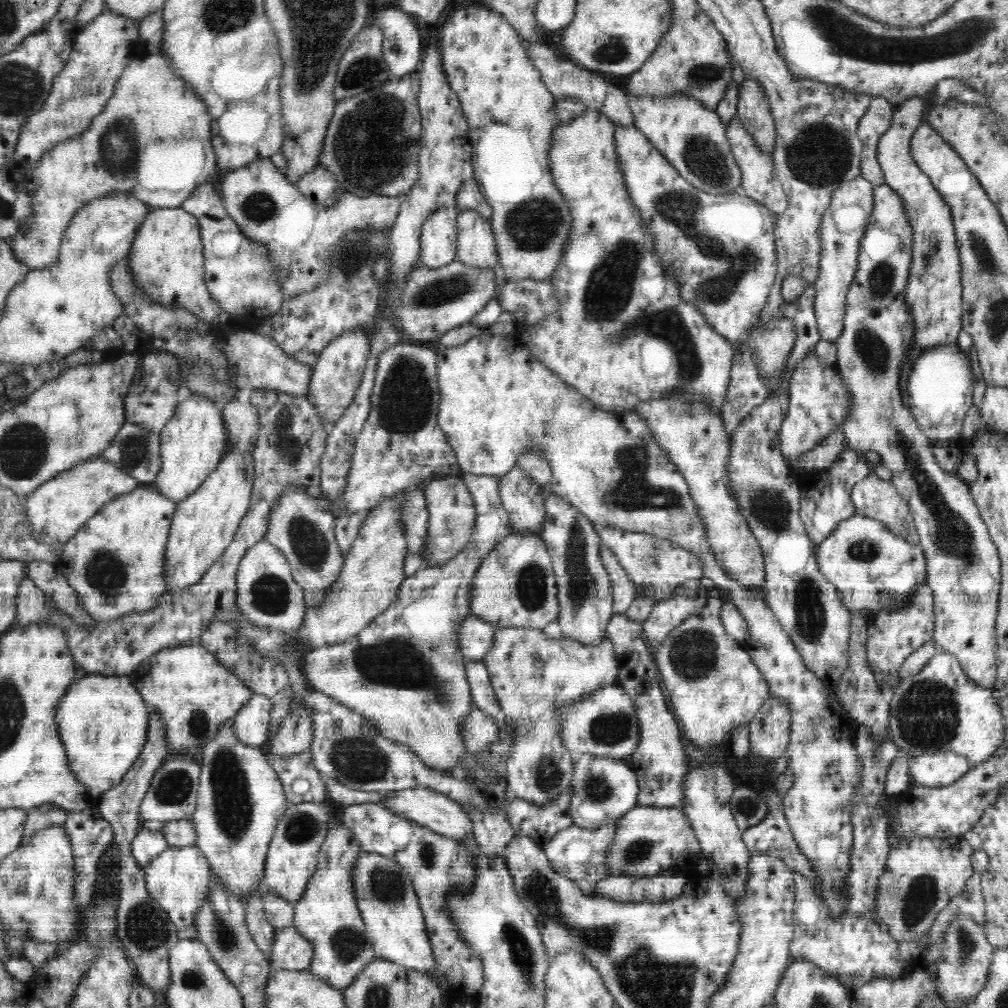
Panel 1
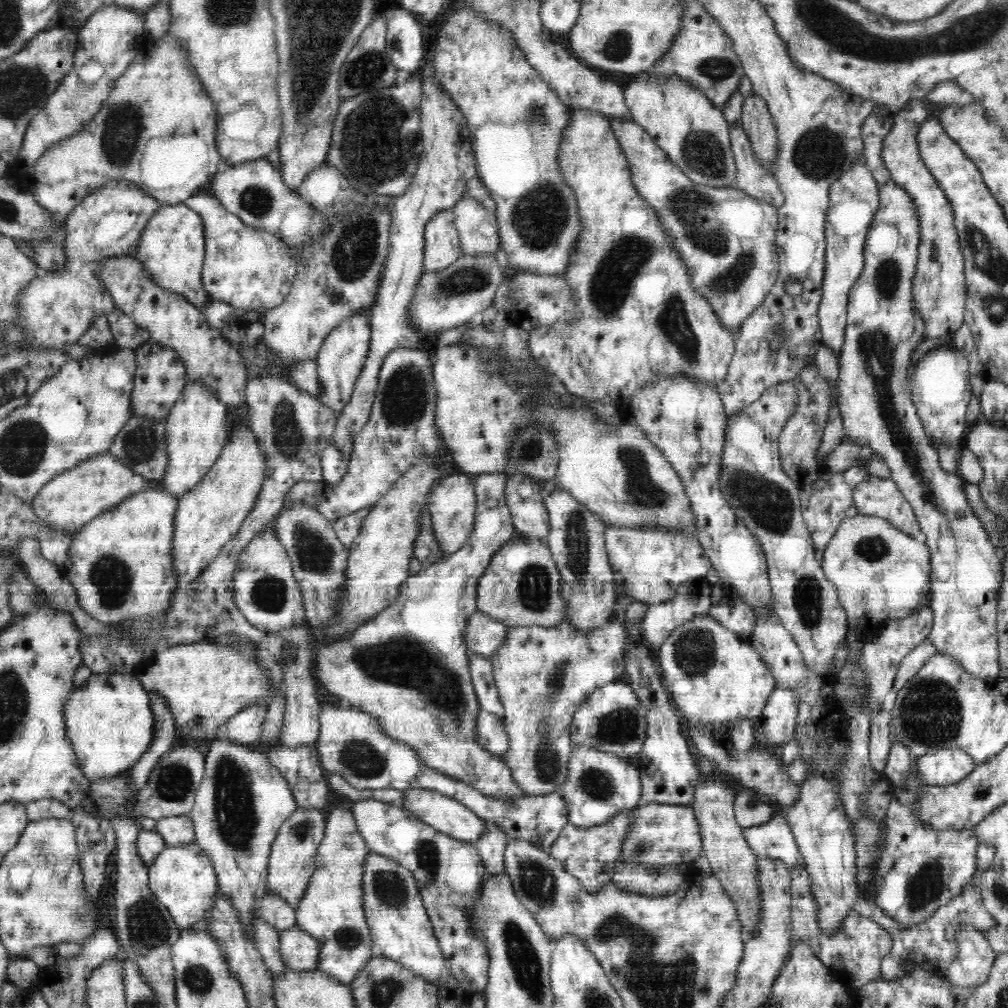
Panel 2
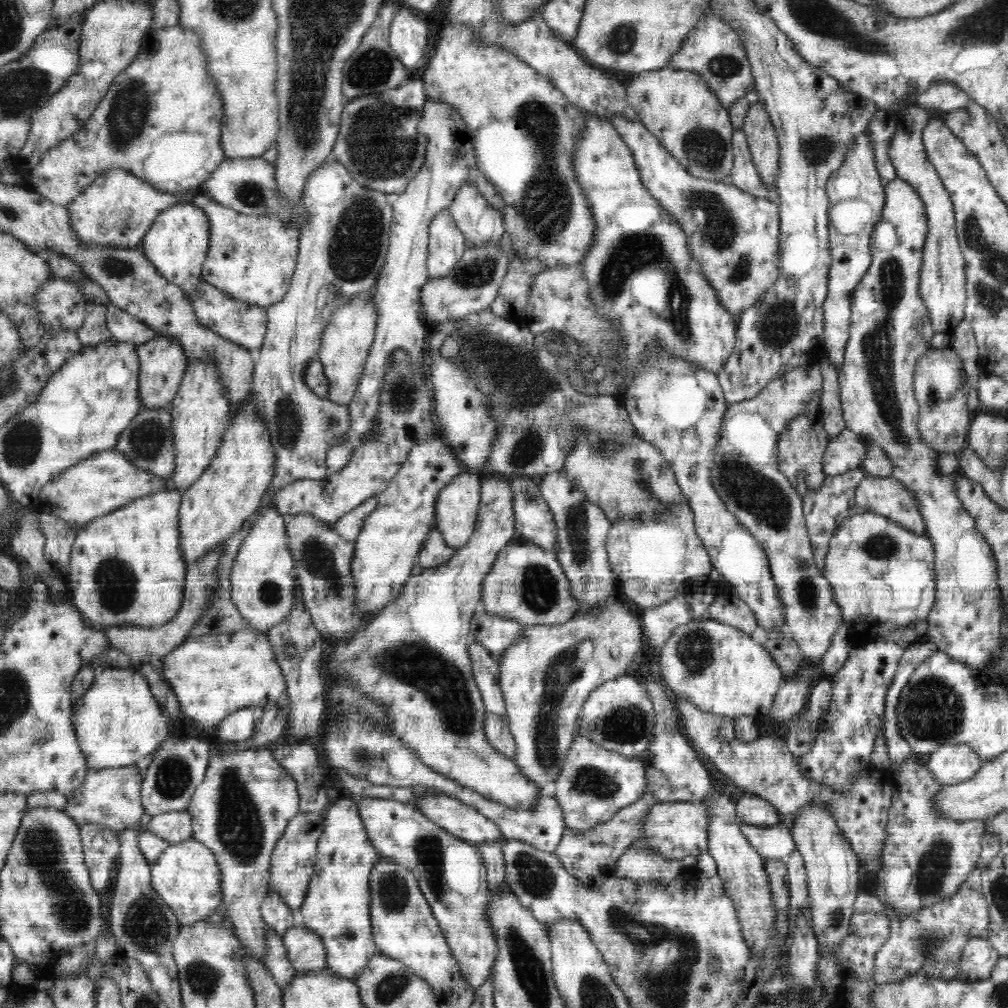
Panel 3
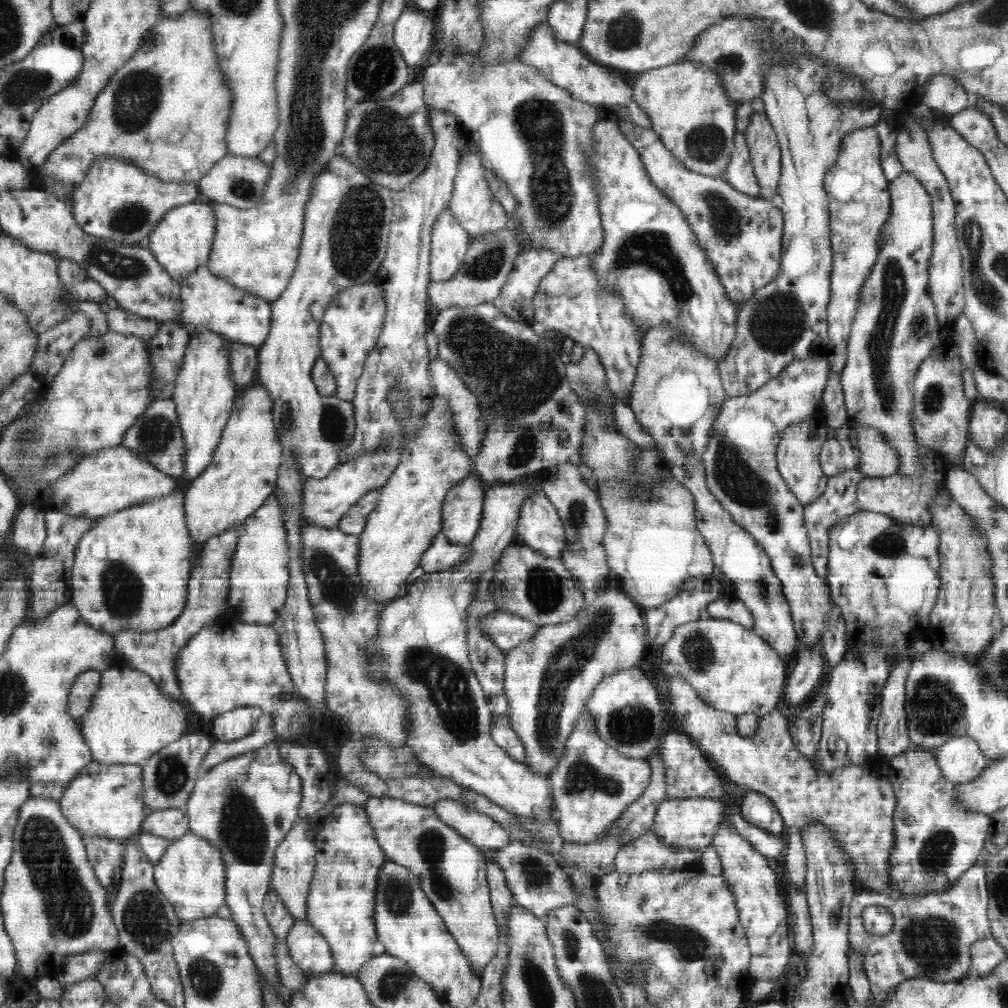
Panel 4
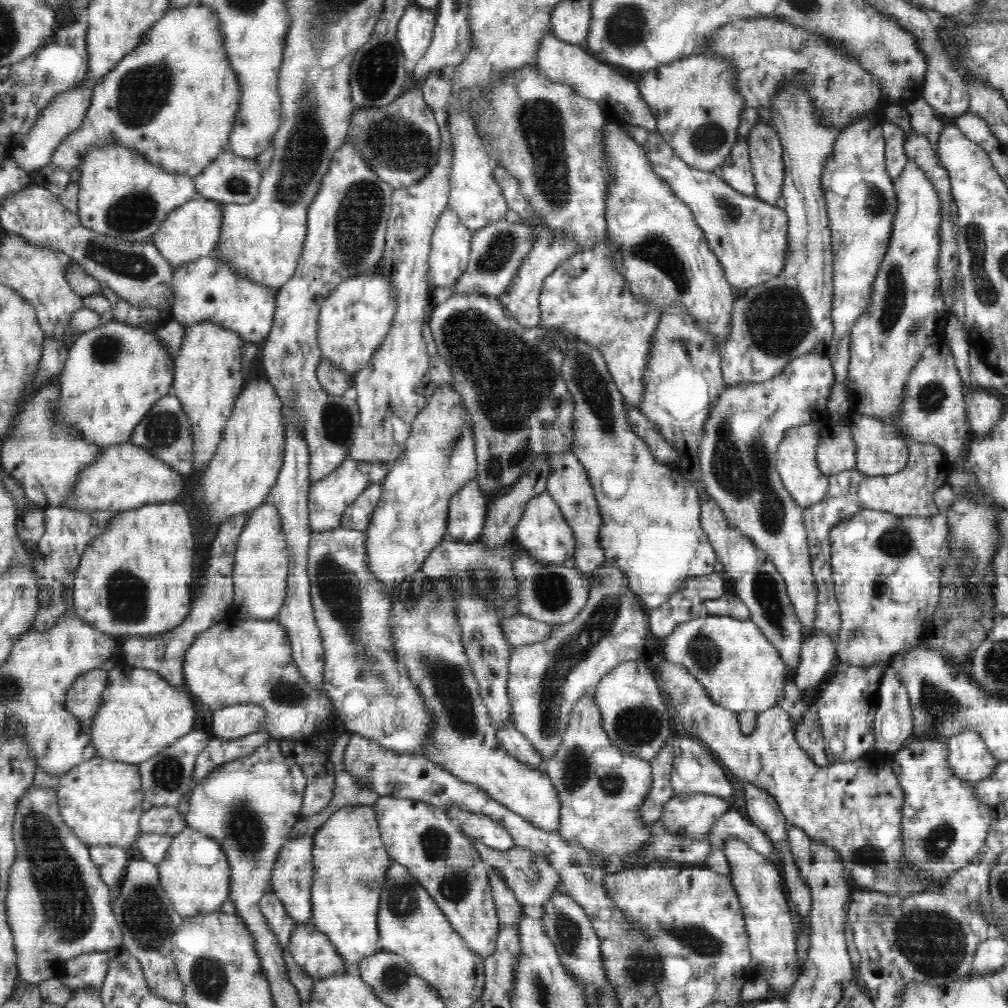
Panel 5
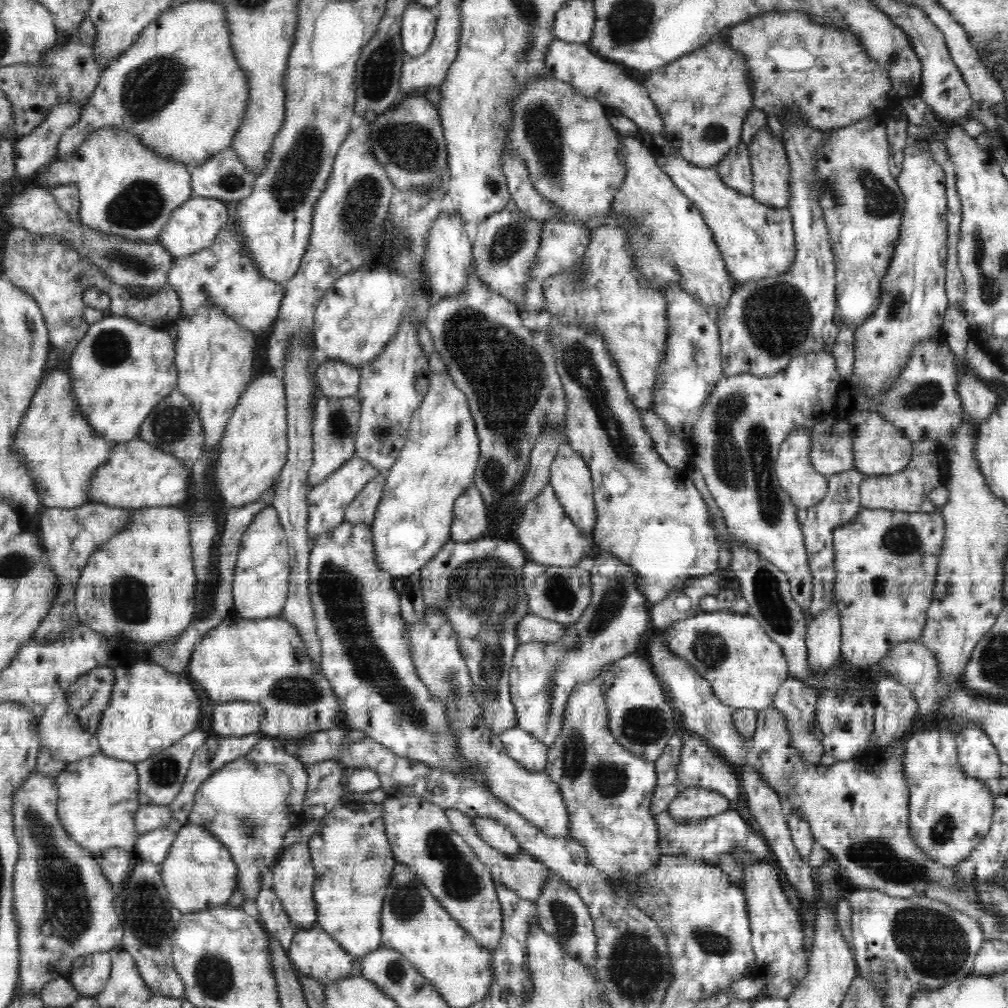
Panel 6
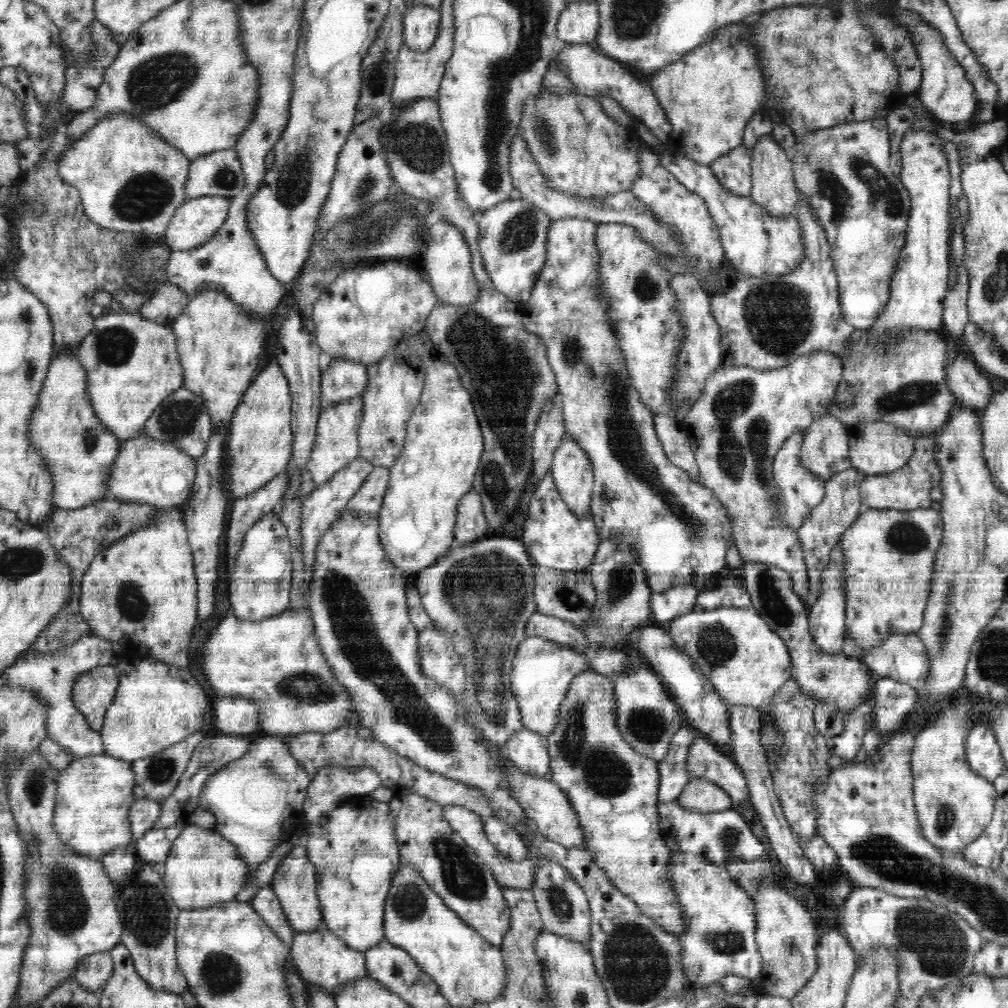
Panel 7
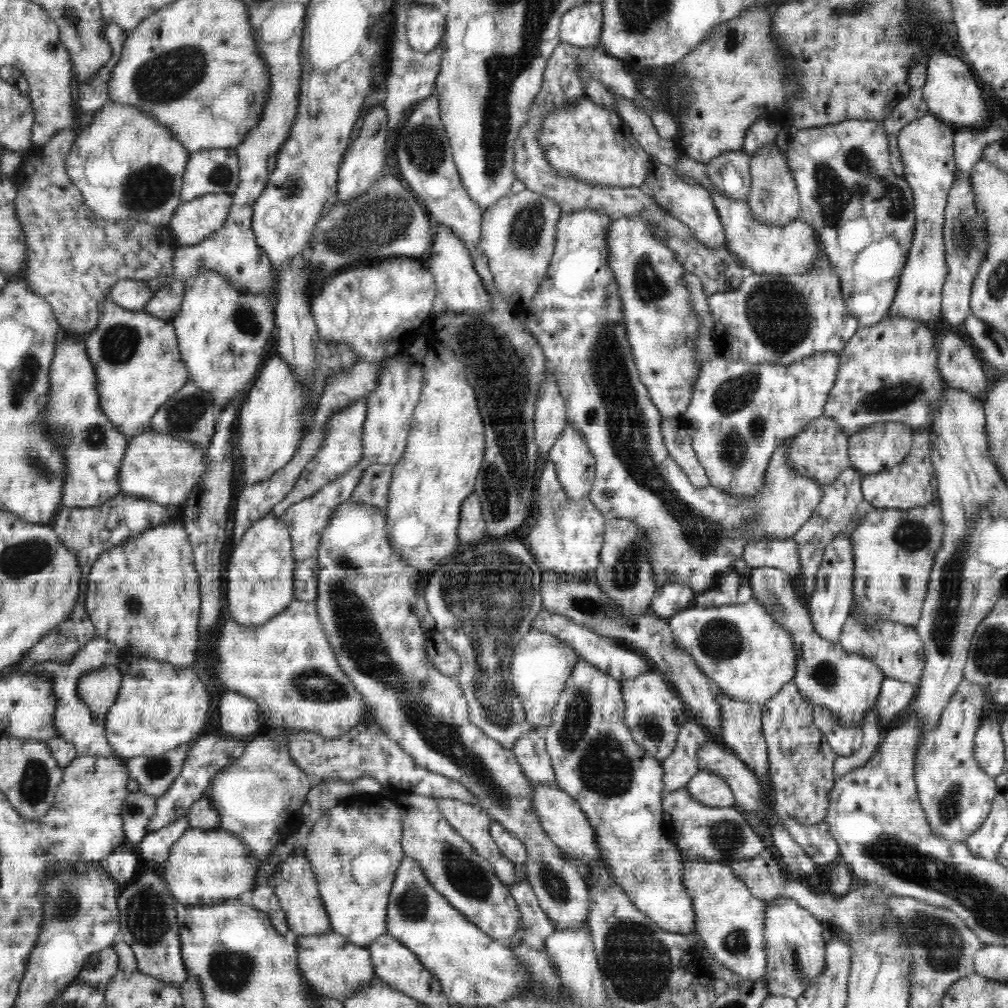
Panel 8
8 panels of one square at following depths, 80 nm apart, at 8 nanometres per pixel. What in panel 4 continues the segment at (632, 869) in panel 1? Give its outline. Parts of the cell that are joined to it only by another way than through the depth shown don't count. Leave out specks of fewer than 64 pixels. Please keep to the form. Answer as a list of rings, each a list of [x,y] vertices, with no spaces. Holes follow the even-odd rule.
[[[696,797],[666,799],[656,811],[651,831],[673,850],[703,850],[710,846],[717,824],[724,816],[726,803],[721,799]]]

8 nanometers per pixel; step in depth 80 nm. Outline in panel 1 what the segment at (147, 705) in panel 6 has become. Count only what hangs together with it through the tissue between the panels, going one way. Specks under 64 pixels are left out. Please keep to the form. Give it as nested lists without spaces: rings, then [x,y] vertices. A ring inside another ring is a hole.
[[[90,673],[86,678],[74,680],[59,700],[55,714],[59,739],[63,742],[71,771],[80,784],[87,786],[93,798],[99,800],[107,789],[118,786],[140,756],[147,741],[149,713],[129,677]]]

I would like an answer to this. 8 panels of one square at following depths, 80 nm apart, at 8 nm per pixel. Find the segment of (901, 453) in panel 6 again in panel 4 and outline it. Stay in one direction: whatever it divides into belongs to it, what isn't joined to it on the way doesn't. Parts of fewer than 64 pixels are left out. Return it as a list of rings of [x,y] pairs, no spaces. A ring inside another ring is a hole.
[[[856,427],[856,432],[860,447],[860,463],[857,468],[859,472],[868,477],[888,477],[897,474],[900,459],[893,446],[884,441],[884,435],[870,427]]]

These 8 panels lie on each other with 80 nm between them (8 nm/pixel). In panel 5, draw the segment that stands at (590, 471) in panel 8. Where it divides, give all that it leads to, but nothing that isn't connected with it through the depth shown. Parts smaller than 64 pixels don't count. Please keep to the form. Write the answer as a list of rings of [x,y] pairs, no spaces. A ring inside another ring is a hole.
[[[572,451],[562,452],[560,455],[550,457],[548,464],[551,467],[551,474],[547,478],[546,490],[560,507],[563,517],[566,519],[568,527],[572,528],[574,539],[576,539],[574,554],[569,562],[564,565],[566,567],[576,567],[591,580],[592,574],[606,561],[598,538],[602,529],[602,515],[593,486],[589,481],[587,471]]]

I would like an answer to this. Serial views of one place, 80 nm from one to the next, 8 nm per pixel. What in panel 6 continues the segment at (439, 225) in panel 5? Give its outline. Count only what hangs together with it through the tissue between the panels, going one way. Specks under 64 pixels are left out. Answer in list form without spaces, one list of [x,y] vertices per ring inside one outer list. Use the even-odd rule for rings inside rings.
[[[443,213],[433,222],[428,234],[428,244],[426,244],[426,254],[423,260],[423,270],[426,275],[427,288],[434,297],[453,297],[461,293],[467,285],[467,280],[471,276],[473,261],[473,244],[470,243],[464,222],[458,213]]]

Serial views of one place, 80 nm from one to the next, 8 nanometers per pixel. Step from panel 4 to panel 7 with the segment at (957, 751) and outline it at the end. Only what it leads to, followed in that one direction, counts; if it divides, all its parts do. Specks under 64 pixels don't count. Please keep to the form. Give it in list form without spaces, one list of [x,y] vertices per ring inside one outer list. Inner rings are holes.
[[[986,724],[973,726],[965,740],[965,758],[970,770],[982,778],[993,781],[1005,767],[1002,750],[993,730]]]

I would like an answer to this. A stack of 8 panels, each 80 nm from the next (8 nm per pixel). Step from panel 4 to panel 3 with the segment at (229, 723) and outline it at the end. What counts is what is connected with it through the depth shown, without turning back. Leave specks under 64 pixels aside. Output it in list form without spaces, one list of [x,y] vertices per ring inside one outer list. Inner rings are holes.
[[[244,707],[232,714],[228,714],[224,720],[217,726],[215,735],[220,736],[222,740],[238,742],[248,740],[254,736],[257,724],[262,718],[264,708],[262,707]]]

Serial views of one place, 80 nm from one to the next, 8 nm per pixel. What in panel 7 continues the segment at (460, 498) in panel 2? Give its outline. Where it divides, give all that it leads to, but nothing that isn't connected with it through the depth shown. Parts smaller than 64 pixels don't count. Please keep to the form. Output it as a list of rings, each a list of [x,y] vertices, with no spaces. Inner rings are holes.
[[[474,488],[458,503],[454,533],[455,545],[474,543],[490,535],[480,495]]]

